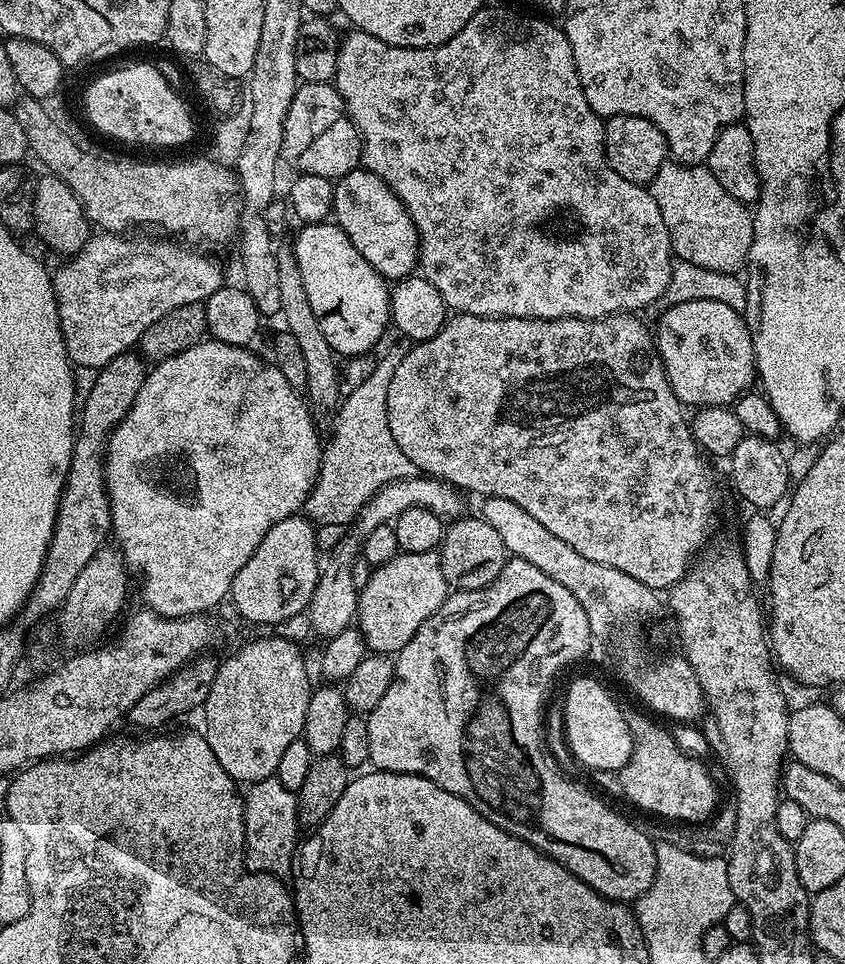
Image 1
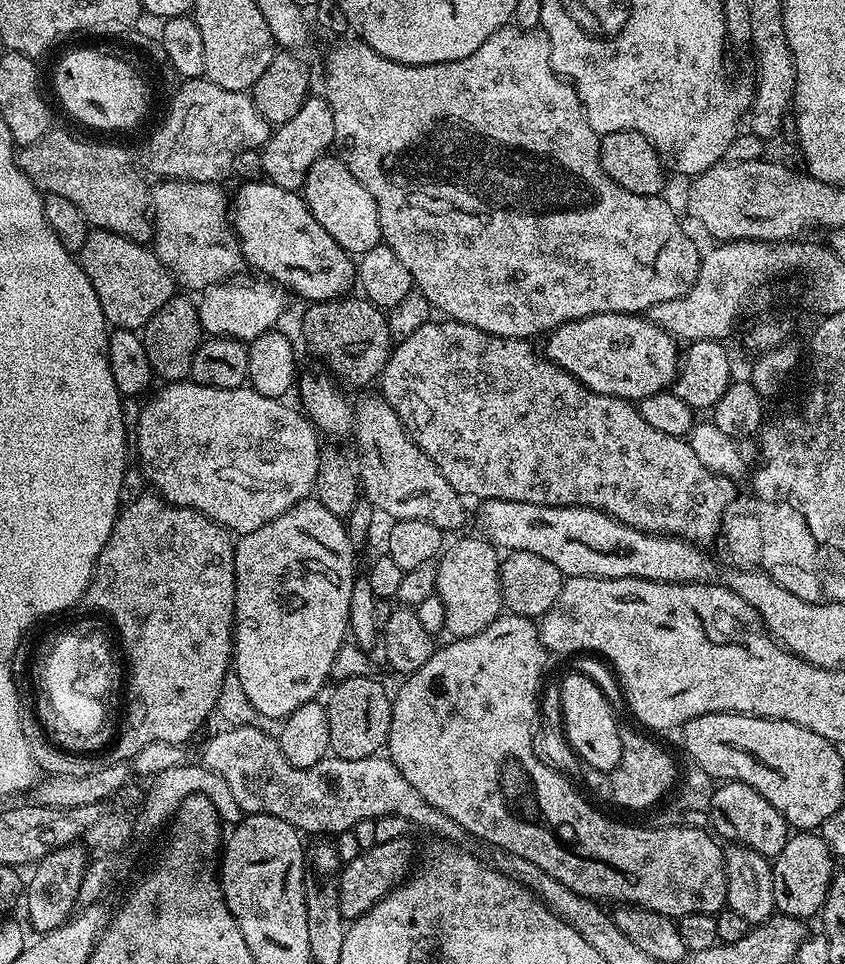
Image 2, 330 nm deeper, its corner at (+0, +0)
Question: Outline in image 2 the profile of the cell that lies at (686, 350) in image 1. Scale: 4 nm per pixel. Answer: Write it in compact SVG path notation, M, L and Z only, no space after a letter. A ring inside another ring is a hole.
M607 312L581 320L571 320L547 333L544 342L543 355L562 370L566 370L566 374L578 378L578 382L582 382L591 392L633 402L644 400L650 394L671 389L676 382L676 373L680 370L682 359L681 349L674 337L666 334L666 330L654 326L643 315L630 312Z

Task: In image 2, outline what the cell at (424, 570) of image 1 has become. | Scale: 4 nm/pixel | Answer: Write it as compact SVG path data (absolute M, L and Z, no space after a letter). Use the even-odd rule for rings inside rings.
M476 536L456 540L453 544L451 541L443 549L436 564L434 595L445 607L445 629L448 632L452 631L451 635L456 638L478 634L482 630L486 630L486 626L490 626L490 622L494 622L502 615L500 598L502 556L495 544L492 544L487 538Z

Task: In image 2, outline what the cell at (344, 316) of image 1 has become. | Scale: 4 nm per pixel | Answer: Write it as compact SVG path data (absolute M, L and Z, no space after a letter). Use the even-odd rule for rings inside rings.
M264 178L249 180L239 186L241 188L237 190L236 197L233 195L230 200L230 219L249 269L257 268L261 277L279 284L289 293L297 292L304 302L338 300L353 291L358 280L357 261L345 248L338 246L338 242L334 242L334 238L330 238L322 226L318 226L318 218L310 214L303 195L270 184Z

